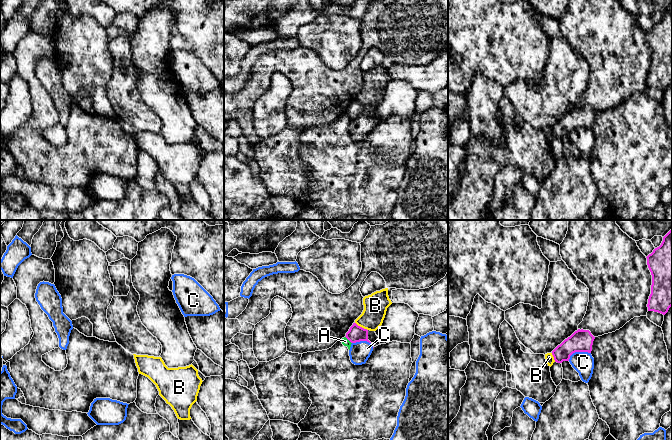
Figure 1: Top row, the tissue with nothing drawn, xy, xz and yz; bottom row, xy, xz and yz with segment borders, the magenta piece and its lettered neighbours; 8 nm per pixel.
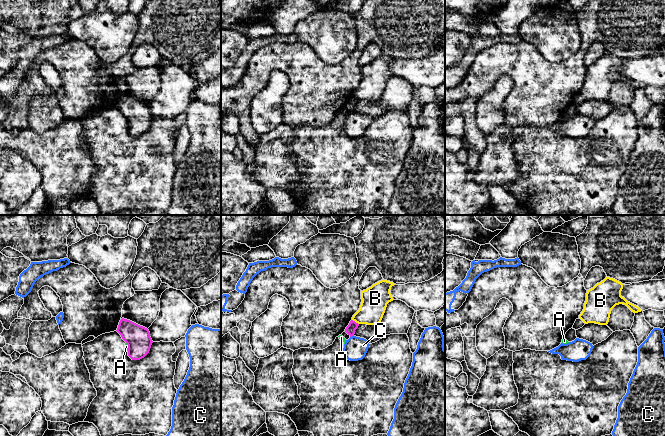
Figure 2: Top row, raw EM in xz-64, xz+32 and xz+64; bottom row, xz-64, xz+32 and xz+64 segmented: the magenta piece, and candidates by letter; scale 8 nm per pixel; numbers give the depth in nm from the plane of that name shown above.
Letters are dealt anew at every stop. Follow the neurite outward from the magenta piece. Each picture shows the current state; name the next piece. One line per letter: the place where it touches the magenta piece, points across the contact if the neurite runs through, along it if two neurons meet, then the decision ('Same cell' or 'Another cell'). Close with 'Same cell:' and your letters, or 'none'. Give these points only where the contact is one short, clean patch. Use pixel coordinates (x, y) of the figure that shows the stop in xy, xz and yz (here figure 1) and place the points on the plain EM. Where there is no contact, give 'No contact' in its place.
A: Touches magenta at xz (348, 115). Boundary: xz (345, 112), (351, 119). Another cell
B: Touches magenta at xz (361, 103). Boundary: xz (355, 98), (367, 106). Another cell
C: Touches magenta at yz (578, 127). Boundary: yz (590, 128), (574, 128), (568, 136). Another cell
Same cell: none

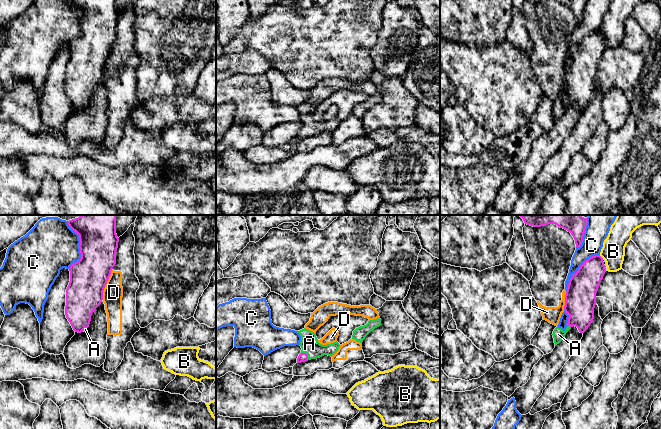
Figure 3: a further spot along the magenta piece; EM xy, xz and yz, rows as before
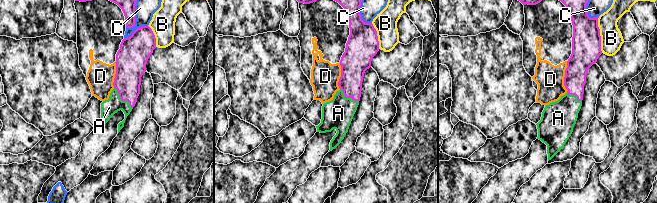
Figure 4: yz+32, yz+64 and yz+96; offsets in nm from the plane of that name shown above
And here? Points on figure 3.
A: Touches magenta at xz (306, 130). Path across: xz (303, 133), (306, 130), (309, 119). Same cell
B: Touches magenta at yz (601, 33). Boundary: yz (599, 31), (603, 35). Another cell
C: Touches magenta at xy (79, 23). Another cell
D: Touches magenta at xy (105, 61). Another cell
Same cell: A

